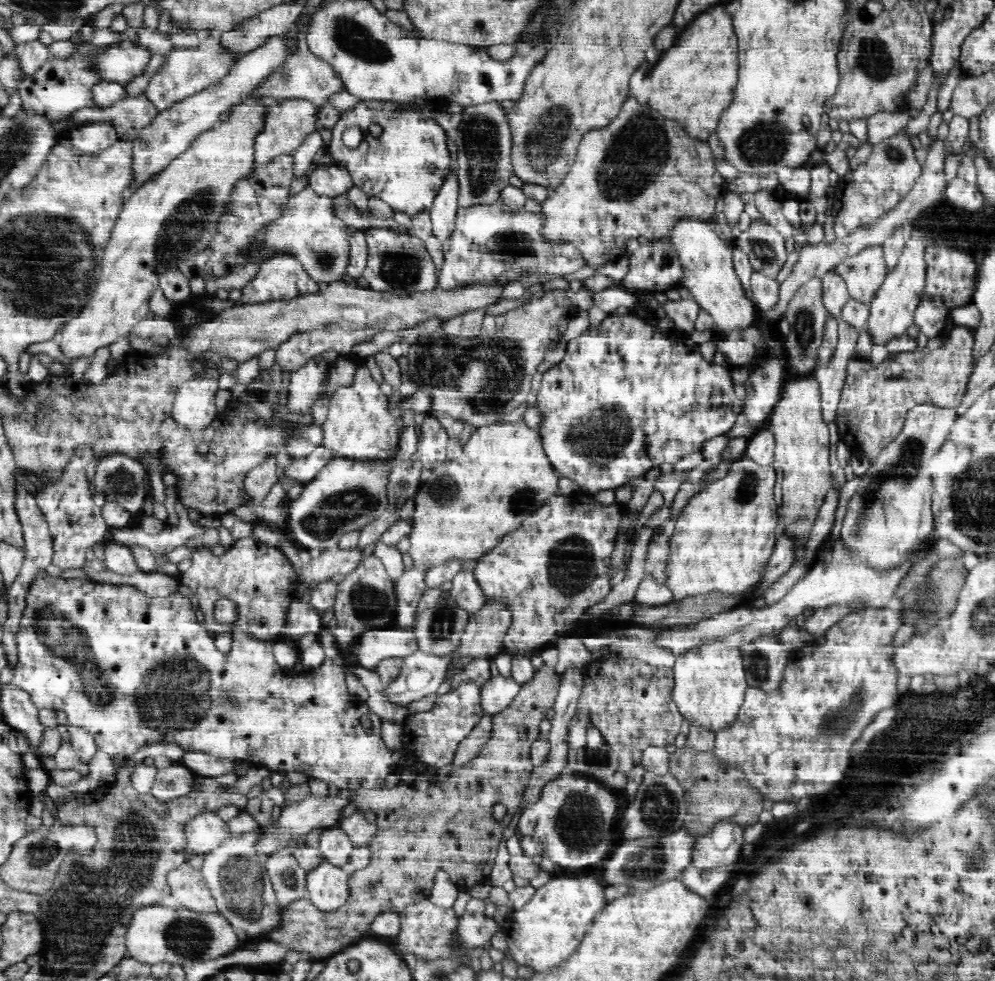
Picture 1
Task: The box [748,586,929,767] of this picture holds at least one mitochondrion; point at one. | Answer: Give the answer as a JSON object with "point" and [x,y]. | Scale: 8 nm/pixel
{"point":[841,721]}

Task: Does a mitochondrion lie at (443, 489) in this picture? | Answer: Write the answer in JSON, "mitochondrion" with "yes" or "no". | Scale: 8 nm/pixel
{"mitochondrion":"yes"}

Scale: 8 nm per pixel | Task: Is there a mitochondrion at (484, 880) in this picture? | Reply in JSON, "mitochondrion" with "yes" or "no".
{"mitochondrion":"no"}

